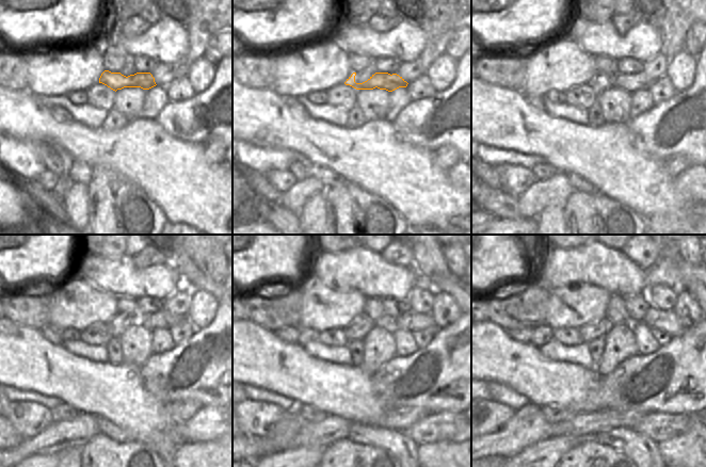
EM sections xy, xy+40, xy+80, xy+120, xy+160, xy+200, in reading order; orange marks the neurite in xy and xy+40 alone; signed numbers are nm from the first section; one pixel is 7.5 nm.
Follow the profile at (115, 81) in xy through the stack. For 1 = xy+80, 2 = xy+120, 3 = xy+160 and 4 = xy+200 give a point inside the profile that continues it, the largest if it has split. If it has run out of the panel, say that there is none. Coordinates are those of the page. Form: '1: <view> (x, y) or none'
1: xy+80 (631, 83)
2: xy+120 (163, 319)
3: xy+160 (411, 320)
4: xy+200 (667, 321)

